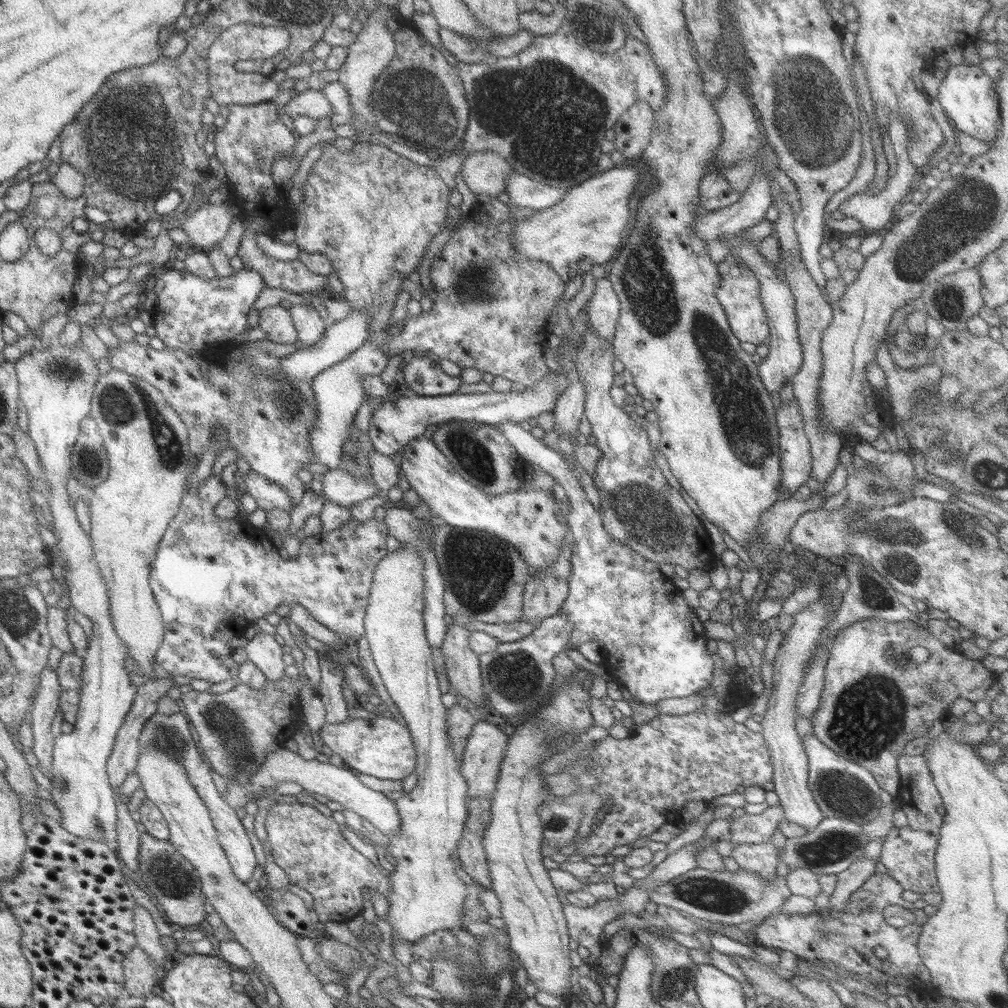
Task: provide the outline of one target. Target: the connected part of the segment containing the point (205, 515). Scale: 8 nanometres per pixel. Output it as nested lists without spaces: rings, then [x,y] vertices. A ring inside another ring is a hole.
[[[209,476],[203,478],[199,484],[195,486],[187,486],[188,490],[182,495],[177,513],[168,522],[165,532],[162,534],[159,543],[157,543],[156,551],[154,552],[153,560],[151,561],[151,569],[148,576],[149,588],[152,592],[155,604],[157,605],[162,623],[163,623],[163,638],[157,651],[155,651],[155,664],[160,666],[165,672],[172,676],[182,676],[189,679],[204,680],[209,682],[209,685],[217,684],[217,682],[224,682],[225,680],[235,679],[238,665],[231,659],[233,650],[229,649],[227,642],[236,636],[242,634],[247,624],[251,624],[257,618],[265,618],[266,614],[274,612],[277,606],[291,604],[299,604],[301,608],[305,608],[311,616],[319,621],[319,624],[325,626],[333,633],[339,635],[343,640],[345,638],[353,638],[358,640],[363,636],[363,617],[365,614],[365,607],[367,607],[367,597],[369,597],[369,589],[371,588],[371,579],[375,565],[385,556],[385,537],[388,535],[386,526],[381,521],[376,521],[374,517],[366,519],[365,521],[356,521],[354,518],[349,518],[343,525],[324,534],[304,536],[302,538],[301,546],[297,555],[293,558],[282,559],[277,554],[277,543],[272,540],[272,535],[265,530],[257,530],[245,521],[235,521],[234,519],[220,519],[215,517],[213,508],[226,497],[225,487],[219,478]]]

